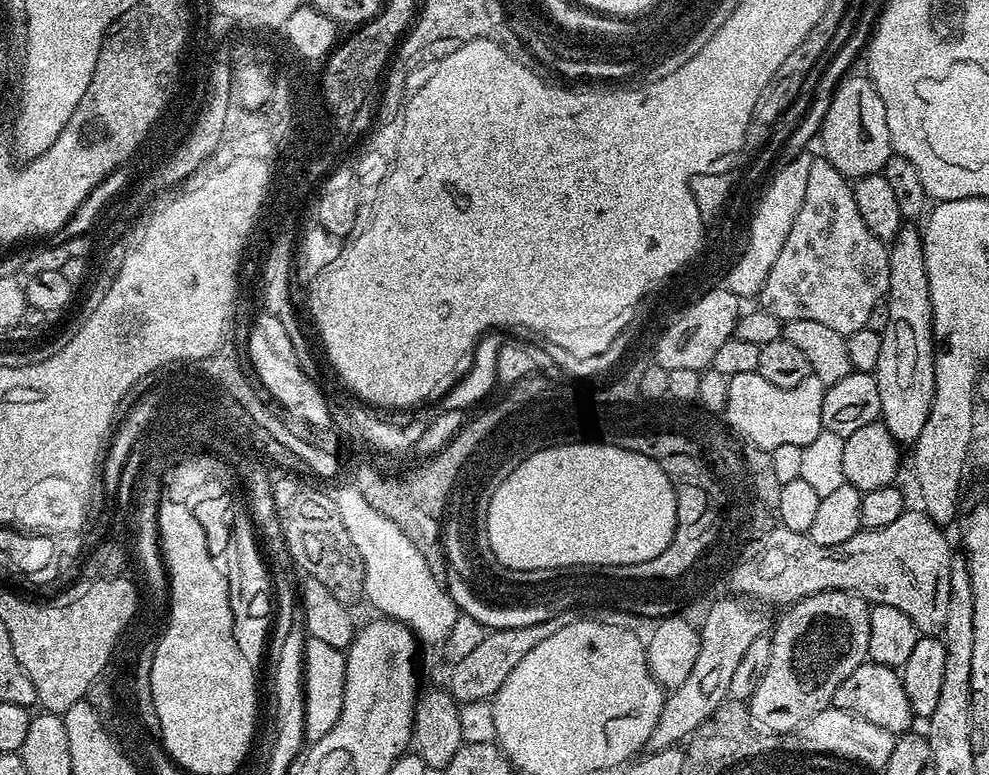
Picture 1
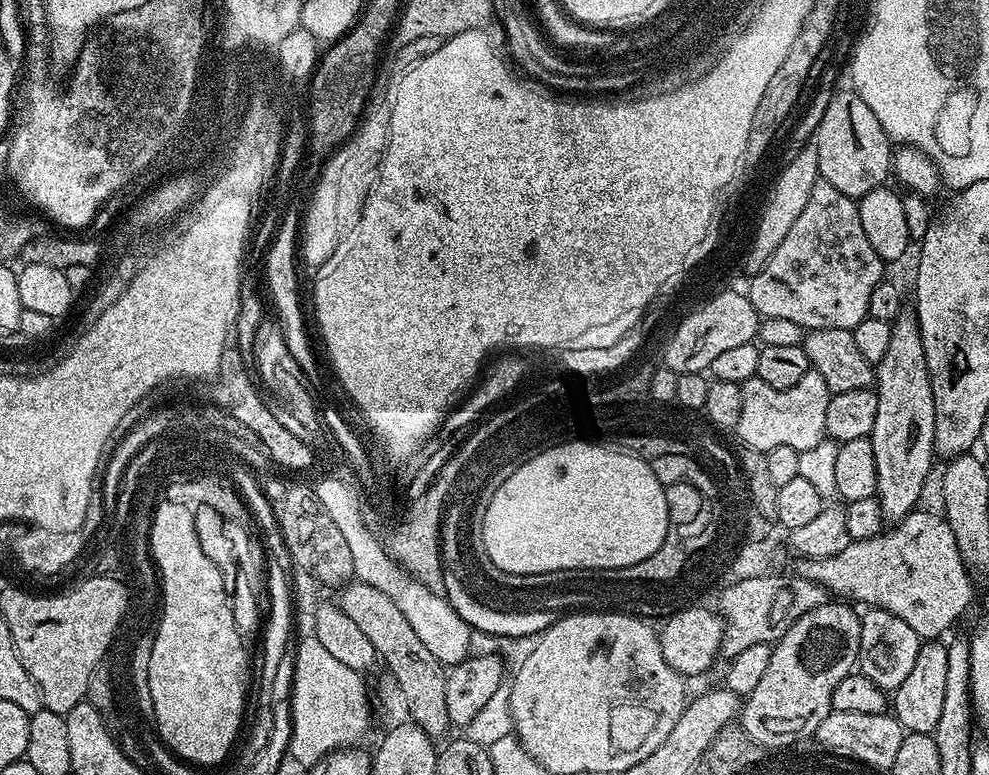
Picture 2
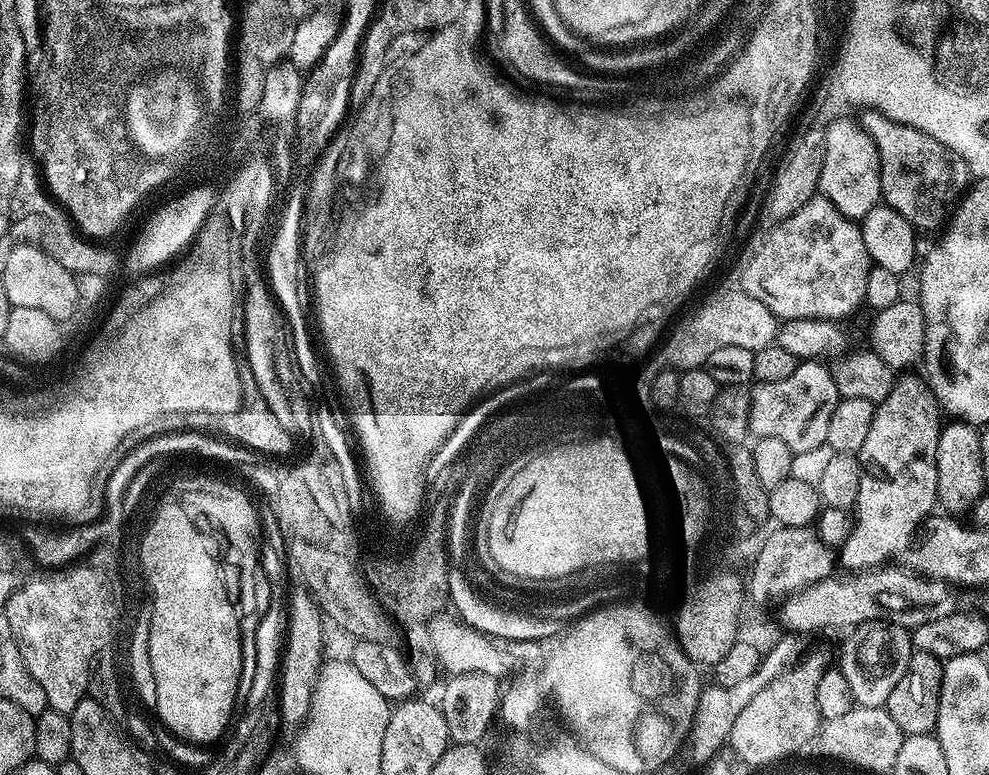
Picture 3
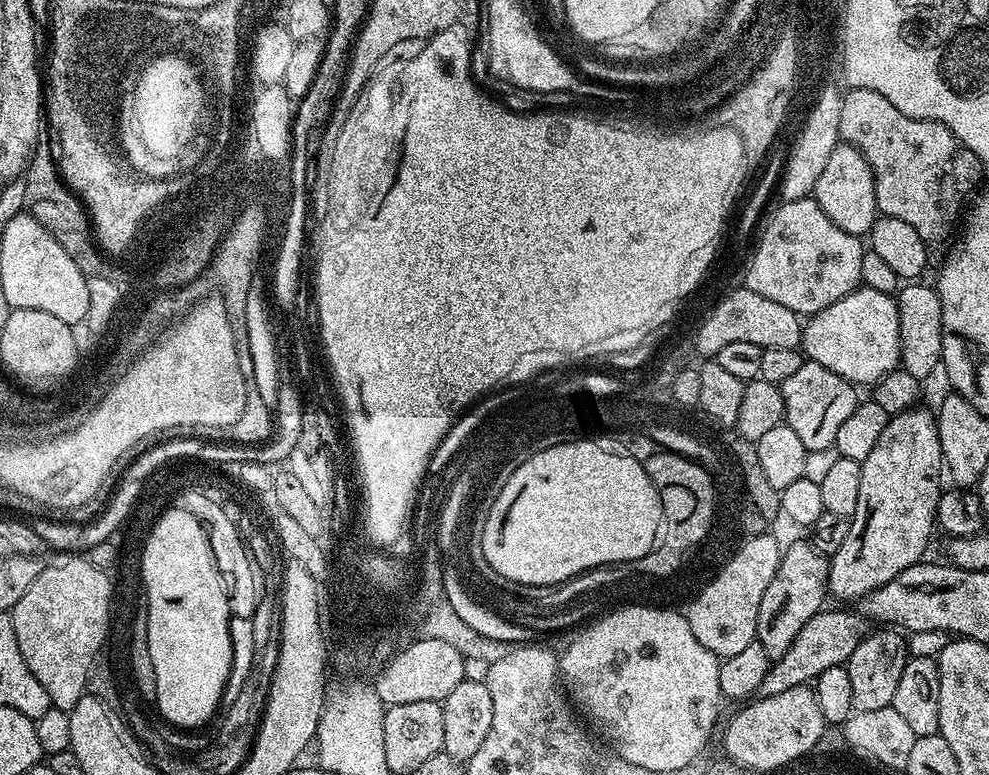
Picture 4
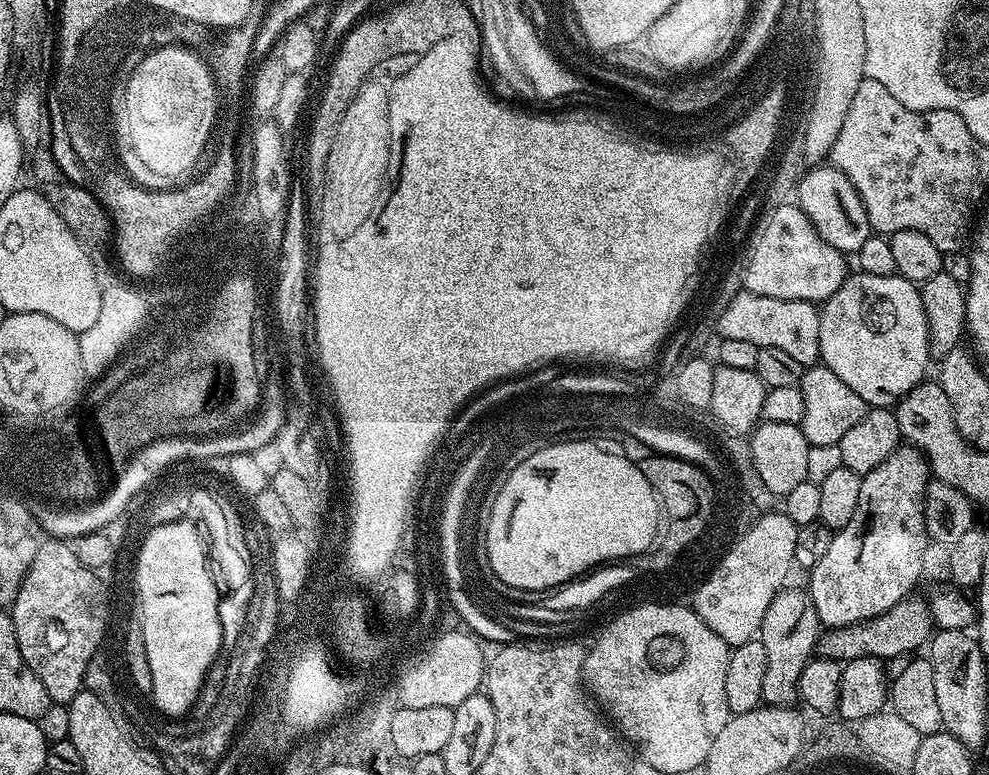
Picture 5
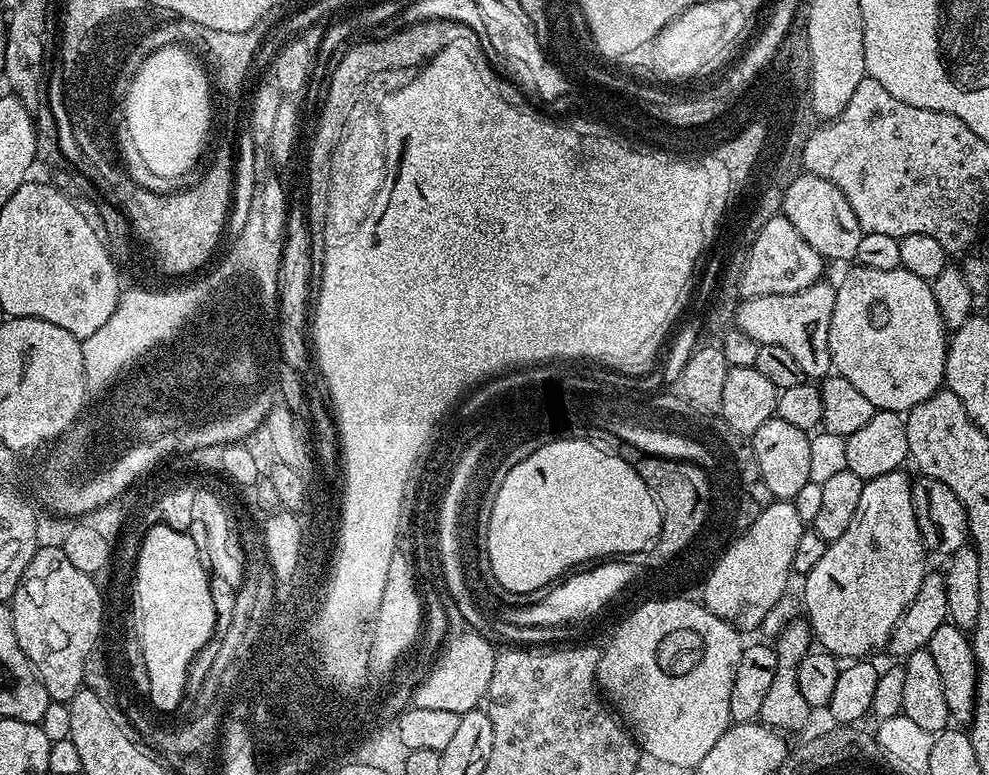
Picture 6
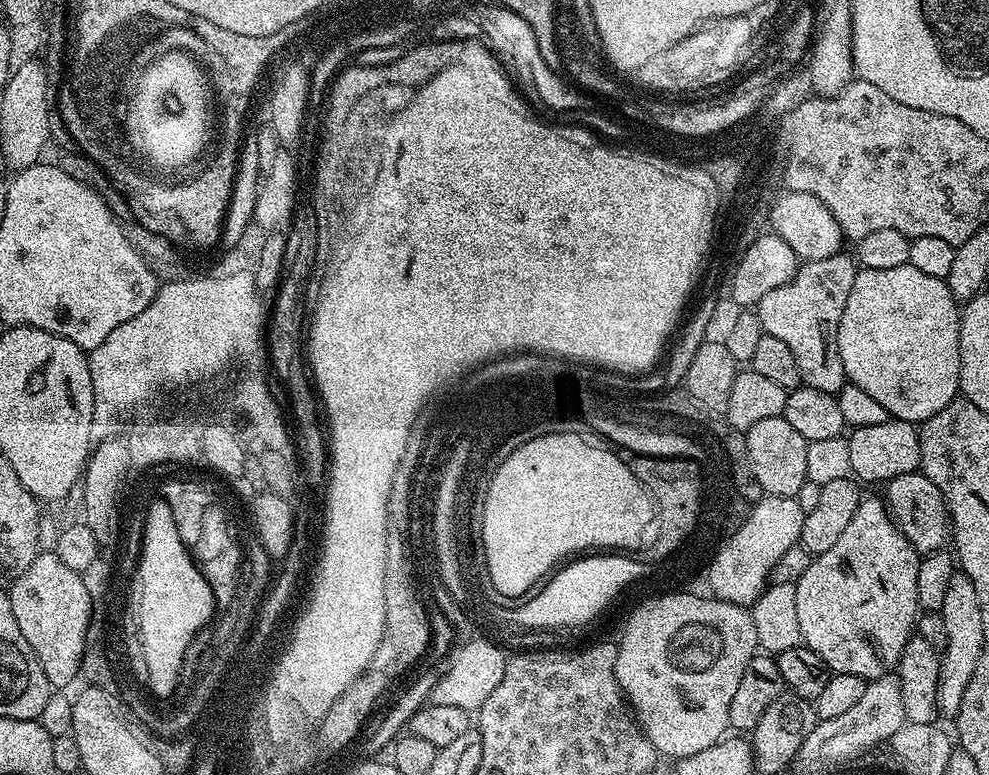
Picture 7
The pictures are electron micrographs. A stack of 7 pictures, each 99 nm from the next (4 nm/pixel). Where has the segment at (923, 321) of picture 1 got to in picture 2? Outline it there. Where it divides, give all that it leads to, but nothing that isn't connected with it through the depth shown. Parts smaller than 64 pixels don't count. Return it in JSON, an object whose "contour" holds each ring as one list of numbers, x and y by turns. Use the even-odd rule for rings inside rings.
{"contour":[[902,314,892,324,890,347,876,368,874,391,878,398,878,415,870,437,878,470,876,496,883,515,899,522,917,511,924,483,932,472,936,456,934,446,934,390,926,366,920,325,912,314]]}

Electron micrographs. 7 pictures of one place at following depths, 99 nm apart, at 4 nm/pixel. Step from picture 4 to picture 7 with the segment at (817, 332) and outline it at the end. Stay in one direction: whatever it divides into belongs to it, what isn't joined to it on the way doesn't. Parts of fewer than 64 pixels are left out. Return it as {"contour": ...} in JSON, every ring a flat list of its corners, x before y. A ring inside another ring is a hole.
{"contour":[[910,263,891,270,860,268,854,286,850,286,842,322,838,322,838,354,842,354,845,377,886,406,889,417,917,426,934,418,960,392,960,308,950,294,948,281,930,278]]}

